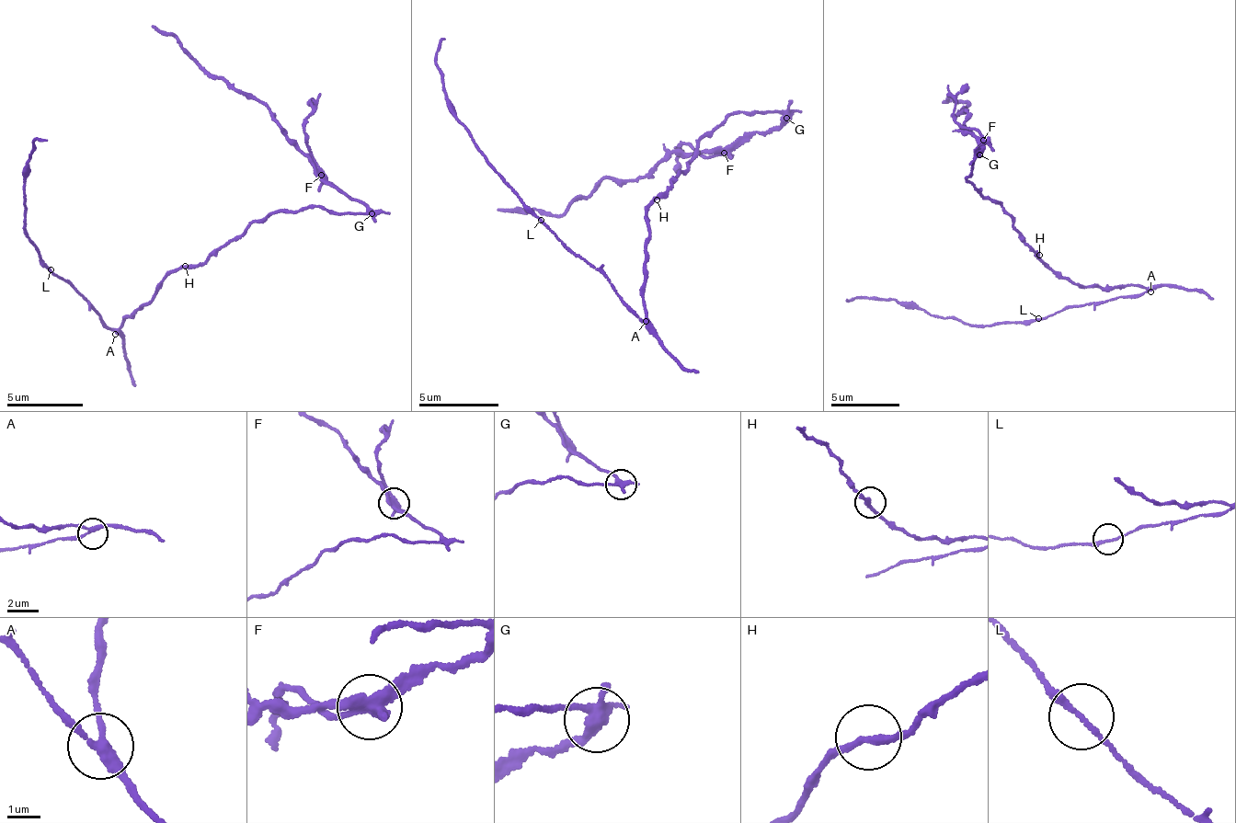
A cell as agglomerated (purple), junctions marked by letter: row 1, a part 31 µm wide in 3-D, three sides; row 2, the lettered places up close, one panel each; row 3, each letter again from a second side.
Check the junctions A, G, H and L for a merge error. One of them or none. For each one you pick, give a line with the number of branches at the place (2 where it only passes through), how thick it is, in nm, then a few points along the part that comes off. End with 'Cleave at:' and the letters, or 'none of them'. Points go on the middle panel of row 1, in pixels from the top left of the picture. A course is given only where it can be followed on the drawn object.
G: branches 2; calibre 360 nm; course (786, 120), (742, 131), (726, 145), (667, 158), (631, 180), (605, 179), (562, 213), (497, 211)
Cleave at: G

